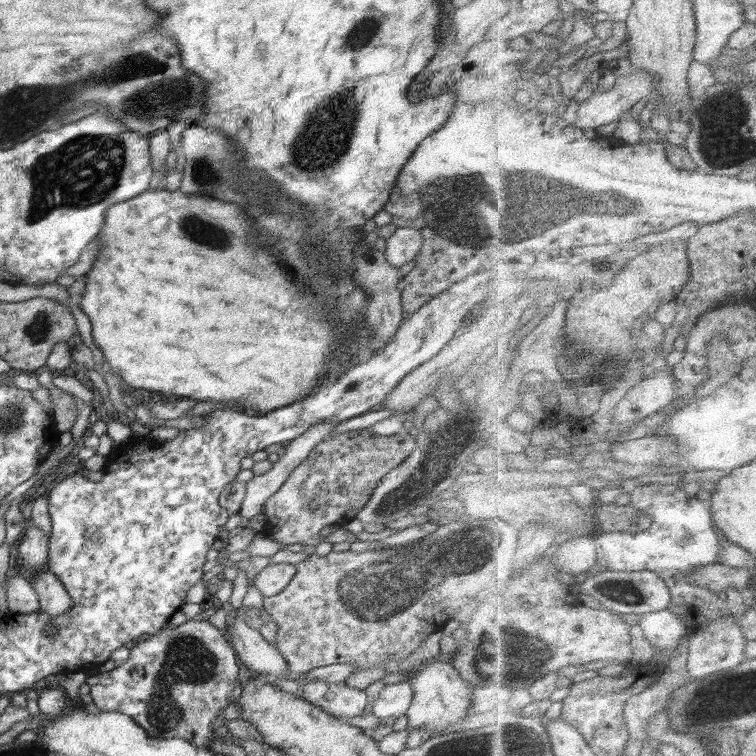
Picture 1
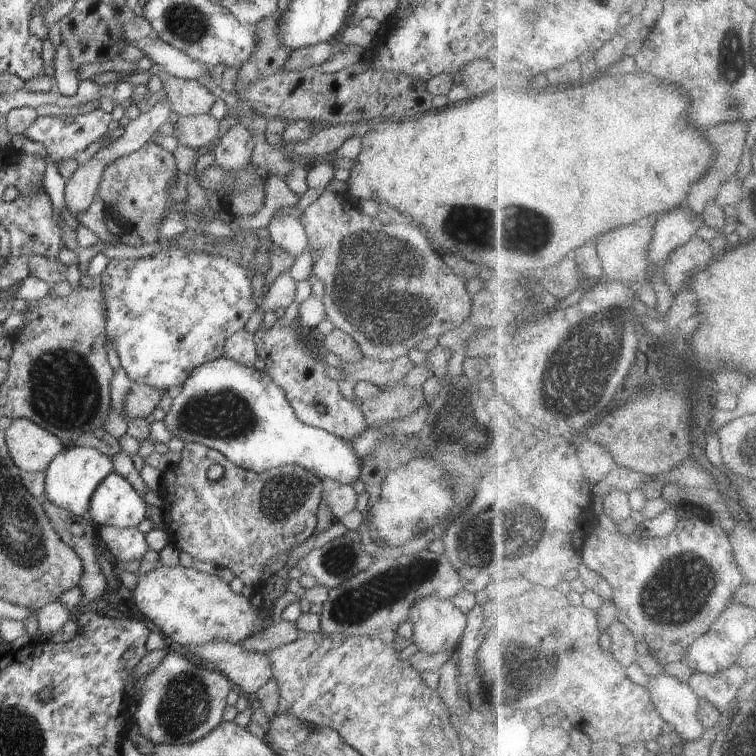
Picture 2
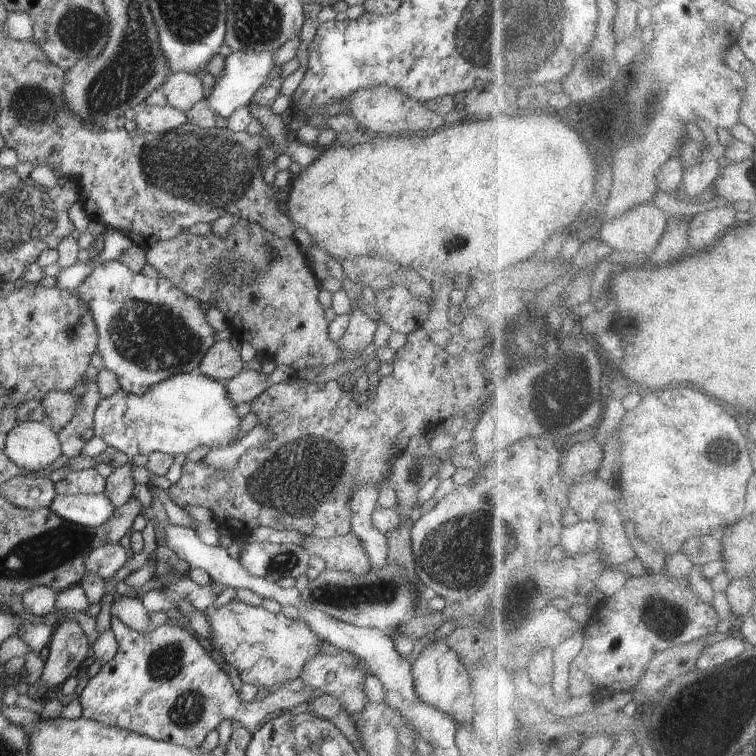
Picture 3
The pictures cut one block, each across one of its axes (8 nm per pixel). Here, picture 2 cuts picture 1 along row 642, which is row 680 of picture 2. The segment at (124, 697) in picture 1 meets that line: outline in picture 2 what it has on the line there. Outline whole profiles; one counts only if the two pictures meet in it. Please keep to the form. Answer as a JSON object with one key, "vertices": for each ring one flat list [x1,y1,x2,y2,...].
{"vertices":[[170,651,152,672,135,680,139,700,132,709,132,718,144,738,154,744,183,745,198,740,222,722,226,696,235,689,231,680,220,671,202,668,186,655]]}

